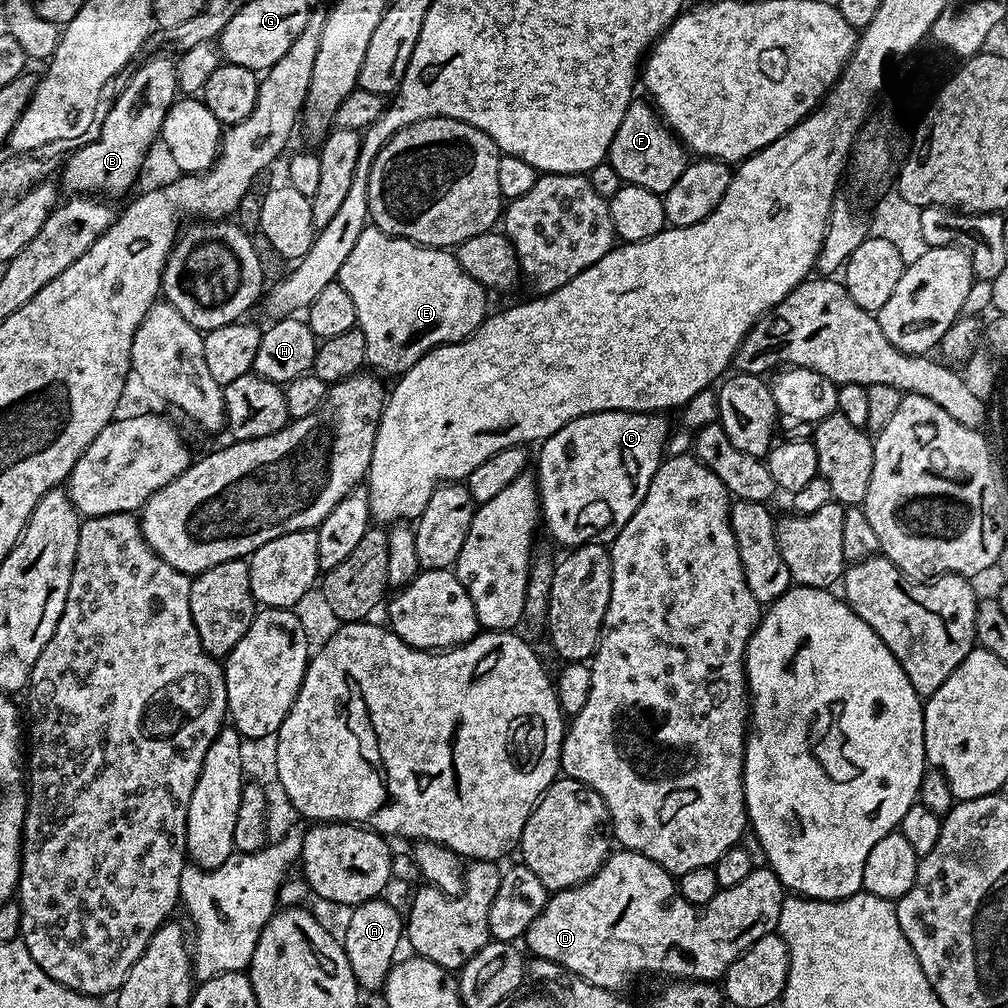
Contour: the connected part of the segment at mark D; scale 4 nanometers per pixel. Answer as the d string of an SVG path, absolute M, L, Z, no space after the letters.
M616 850L585 884L549 895L542 914L534 918L528 931L527 951L532 951L531 955L541 960L558 962L558 966L574 970L574 974L586 978L594 986L609 990L622 990L618 988L626 987L643 972L661 972L668 976L664 978L676 980L716 982L746 949L758 942L758 938L777 931L785 895L783 882L771 868L756 866L738 886L720 889L706 906L699 908L682 898L672 873L658 866L658 862L637 852Z

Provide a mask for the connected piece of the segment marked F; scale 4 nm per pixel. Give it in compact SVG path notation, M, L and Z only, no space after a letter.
M636 98L626 110L622 126L618 126L618 134L614 134L614 142L610 142L606 163L617 172L624 184L642 186L651 192L663 194L674 186L674 182L678 182L690 160L684 145L660 119L655 107L648 102L643 104L640 98Z

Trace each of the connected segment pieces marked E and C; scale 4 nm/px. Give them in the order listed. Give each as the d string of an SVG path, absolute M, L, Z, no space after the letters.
M375 226L358 234L338 282L354 302L356 323L366 338L367 363L384 372L402 374L430 349L465 340L489 311L486 290L462 270L451 251L387 236Z
M591 412L566 422L562 430L539 445L538 491L542 520L548 523L553 538L565 544L565 549L581 548L584 544L611 545L622 526L630 522L666 456L670 427L664 419L654 412Z

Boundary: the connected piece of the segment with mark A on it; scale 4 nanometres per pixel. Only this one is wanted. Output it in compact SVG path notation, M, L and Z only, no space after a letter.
M384 898L366 900L351 909L351 916L342 943L347 954L357 985L364 991L383 989L385 978L393 965L393 956L398 940L404 935L403 915Z

